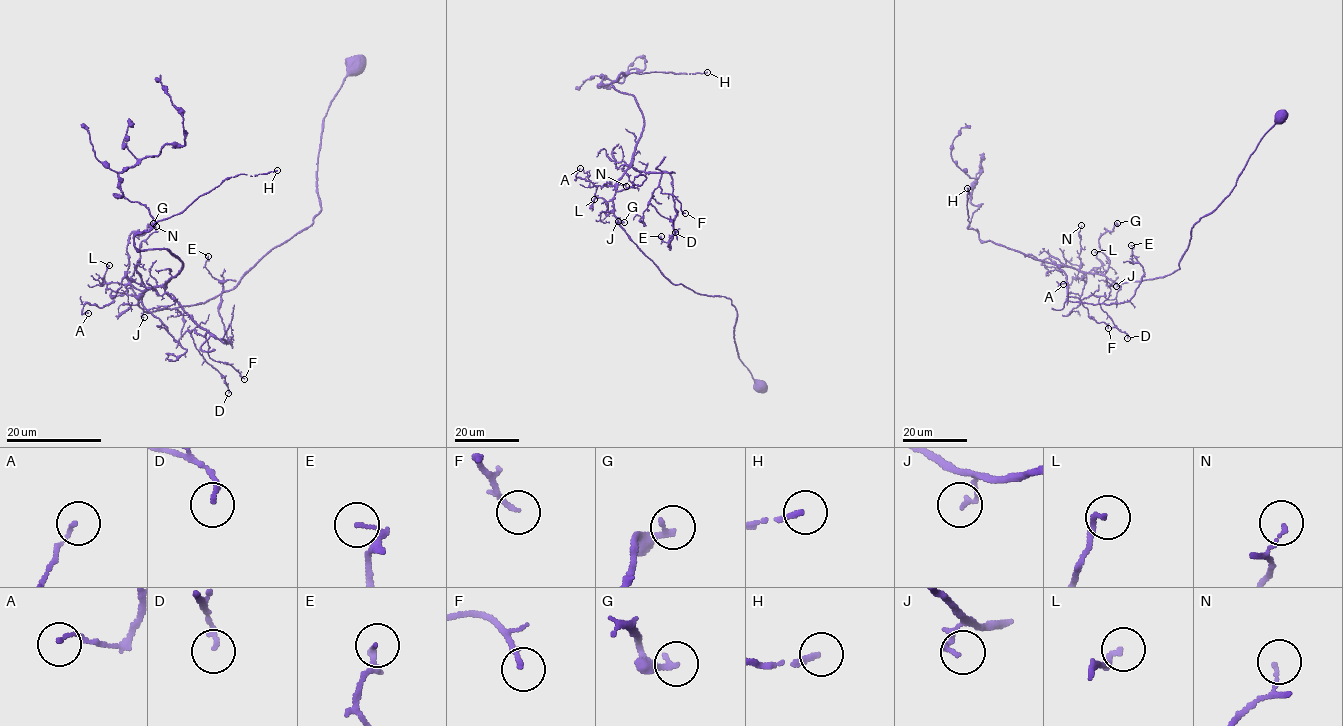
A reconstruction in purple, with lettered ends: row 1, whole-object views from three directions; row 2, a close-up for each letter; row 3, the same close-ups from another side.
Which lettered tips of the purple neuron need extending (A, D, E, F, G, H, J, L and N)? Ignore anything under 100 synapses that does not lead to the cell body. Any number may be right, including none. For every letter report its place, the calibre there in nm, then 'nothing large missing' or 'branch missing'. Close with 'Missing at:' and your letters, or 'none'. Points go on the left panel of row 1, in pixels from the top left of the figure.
A: at (88, 313); 110 nm thick; nothing large missing
D: at (228, 393); 150 nm thick; nothing large missing
E: at (208, 256); 100 nm thick; nothing large missing
F: at (244, 379); 150 nm thick; nothing large missing
G: at (153, 223); 200 nm thick; nothing large missing
H: at (277, 170); 170 nm thick; branch missing
J: at (144, 317); 130 nm thick; nothing large missing
L: at (109, 265); 140 nm thick; nothing large missing
N: at (156, 226); 90 nm thick; nothing large missing
Missing at: H

